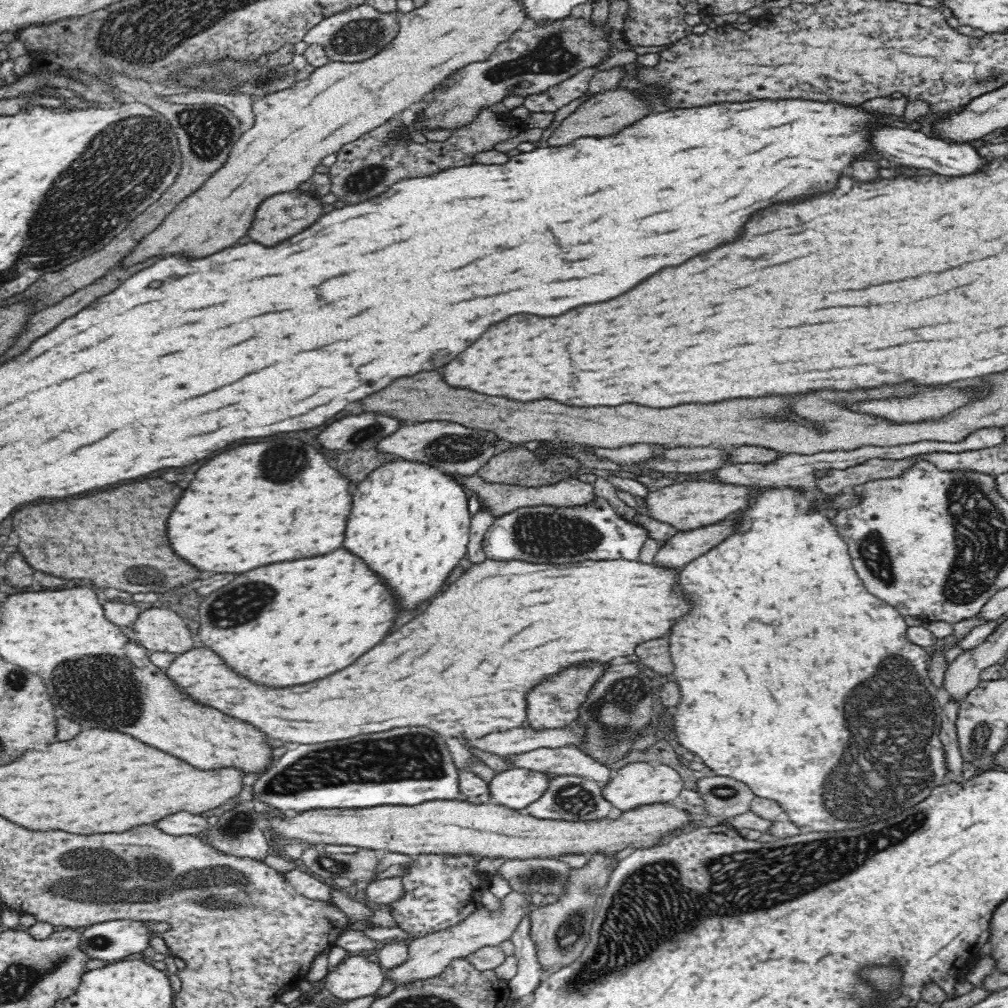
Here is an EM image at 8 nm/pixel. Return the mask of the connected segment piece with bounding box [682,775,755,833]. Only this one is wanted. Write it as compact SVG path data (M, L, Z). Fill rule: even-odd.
M714 775L696 780L696 792L704 801L705 818L691 818L682 826L682 832L698 827L727 824L730 818L749 811L755 795L746 784L727 776Z

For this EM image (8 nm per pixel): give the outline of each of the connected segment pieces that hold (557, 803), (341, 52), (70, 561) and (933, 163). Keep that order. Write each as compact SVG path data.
M558 775L550 781L548 790L533 804L526 806L526 814L544 820L588 822L608 816L613 805L602 797L602 785L595 780L574 775Z
M358 4L354 8L322 18L316 26L312 26L303 40L308 44L316 43L326 51L328 58L334 62L360 62L373 56L392 44L399 31L400 13L397 10L380 12L372 6Z
M144 480L136 484L124 484L122 488L114 490L88 494L84 498L66 498L52 504L28 506L14 514L14 532L20 536L18 548L32 568L60 578L88 578L94 580L98 588L116 588L130 594L150 592L150 588L156 588L154 592L158 593L158 596L176 588L197 590L194 588L194 580L200 572L186 560L178 558L178 554L174 554L166 536L166 520L180 494L182 488L166 480Z
M882 126L882 128L872 128L872 146L888 160L896 162L896 164L904 164L904 166L916 166L916 168L928 168L936 174L944 174L944 176L962 176L962 174L972 174L976 170L980 170L988 160L984 160L982 156L976 152L976 147L972 147L969 143L958 144L957 142L949 142L939 137L928 137L921 131L908 128L890 128L890 126Z

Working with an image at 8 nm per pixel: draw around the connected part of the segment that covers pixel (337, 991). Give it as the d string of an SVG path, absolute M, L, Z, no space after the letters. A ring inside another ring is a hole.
M348 954L323 979L325 989L340 1000L368 997L385 980L379 963L368 960L364 954Z

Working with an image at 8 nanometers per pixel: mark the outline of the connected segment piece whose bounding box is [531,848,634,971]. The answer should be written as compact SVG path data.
M624 848L614 854L604 854L601 850L596 850L594 854L586 854L585 866L572 869L564 882L564 892L558 894L558 898L553 903L546 906L535 907L531 912L531 937L534 941L538 962L545 970L557 970L574 962L584 946L590 940L590 926L594 922L594 908L604 892L609 881L610 874L616 868L618 862L624 860L634 848Z

